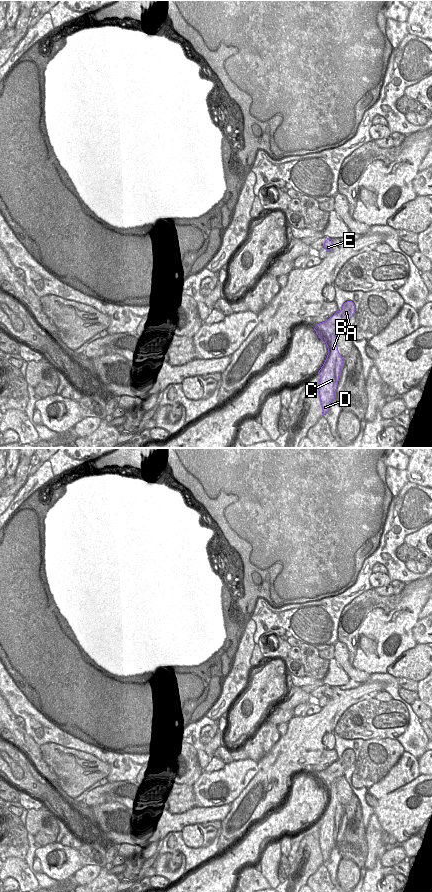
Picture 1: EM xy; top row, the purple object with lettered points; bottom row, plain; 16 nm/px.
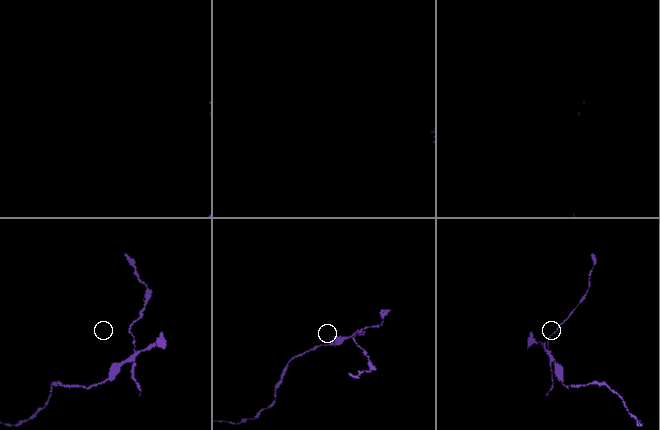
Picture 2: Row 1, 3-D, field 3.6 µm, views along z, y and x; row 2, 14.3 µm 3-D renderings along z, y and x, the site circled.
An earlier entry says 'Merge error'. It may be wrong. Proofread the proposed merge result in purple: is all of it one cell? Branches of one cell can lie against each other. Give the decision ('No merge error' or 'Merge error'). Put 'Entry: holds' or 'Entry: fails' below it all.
Merge error.
Entry: holds

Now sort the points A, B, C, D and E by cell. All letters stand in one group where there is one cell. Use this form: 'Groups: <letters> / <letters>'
Groups: A / B C D E.

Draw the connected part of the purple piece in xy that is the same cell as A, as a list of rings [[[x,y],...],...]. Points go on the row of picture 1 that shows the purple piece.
[[[347,301],[343,304],[342,310],[337,311],[332,317],[325,322],[317,324],[314,328],[319,338],[324,343],[330,342],[330,336],[332,333],[336,333],[337,330],[344,328],[344,324],[355,313],[355,306],[352,301]]]

